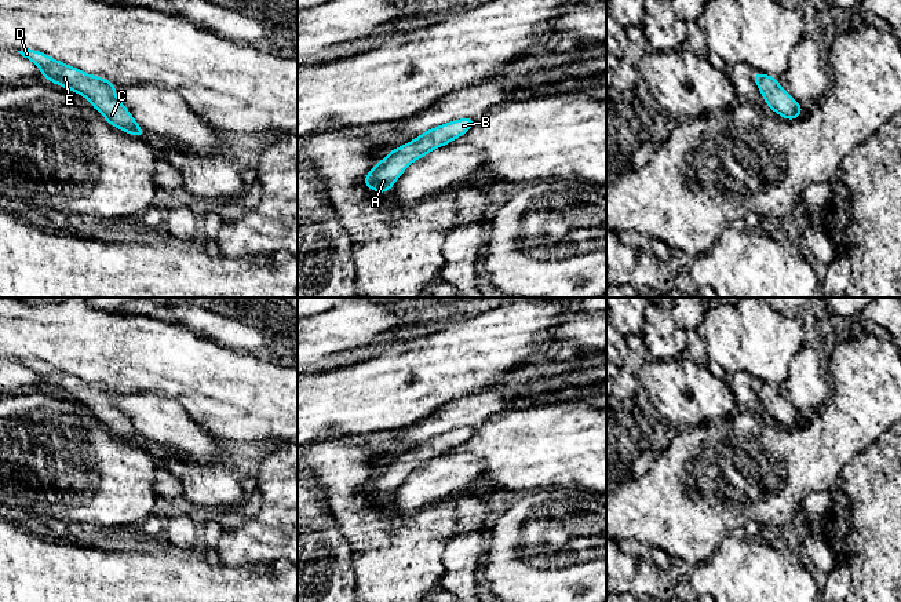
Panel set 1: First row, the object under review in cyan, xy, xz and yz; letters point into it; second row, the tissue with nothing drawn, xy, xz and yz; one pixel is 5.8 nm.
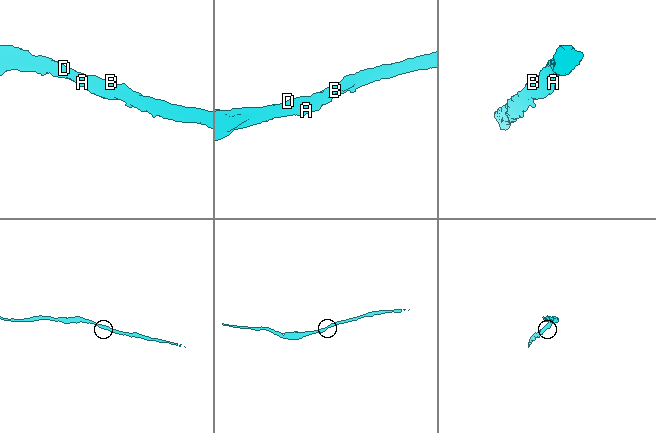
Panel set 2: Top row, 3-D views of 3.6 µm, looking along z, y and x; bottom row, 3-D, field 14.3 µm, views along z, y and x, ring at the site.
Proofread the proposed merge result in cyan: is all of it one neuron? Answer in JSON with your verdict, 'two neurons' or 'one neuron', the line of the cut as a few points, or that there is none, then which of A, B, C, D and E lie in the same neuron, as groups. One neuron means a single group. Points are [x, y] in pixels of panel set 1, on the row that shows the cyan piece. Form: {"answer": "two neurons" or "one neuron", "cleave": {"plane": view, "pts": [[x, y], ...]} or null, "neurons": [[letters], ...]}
{"answer": "one neuron", "cleave": null, "neurons": [["A", "B", "C", "D", "E"]]}

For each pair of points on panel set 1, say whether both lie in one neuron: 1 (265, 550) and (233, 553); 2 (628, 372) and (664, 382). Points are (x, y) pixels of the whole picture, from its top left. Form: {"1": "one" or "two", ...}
{"1": "one", "2": "two"}

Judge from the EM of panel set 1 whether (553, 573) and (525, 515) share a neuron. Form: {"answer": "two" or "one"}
{"answer": "one"}

